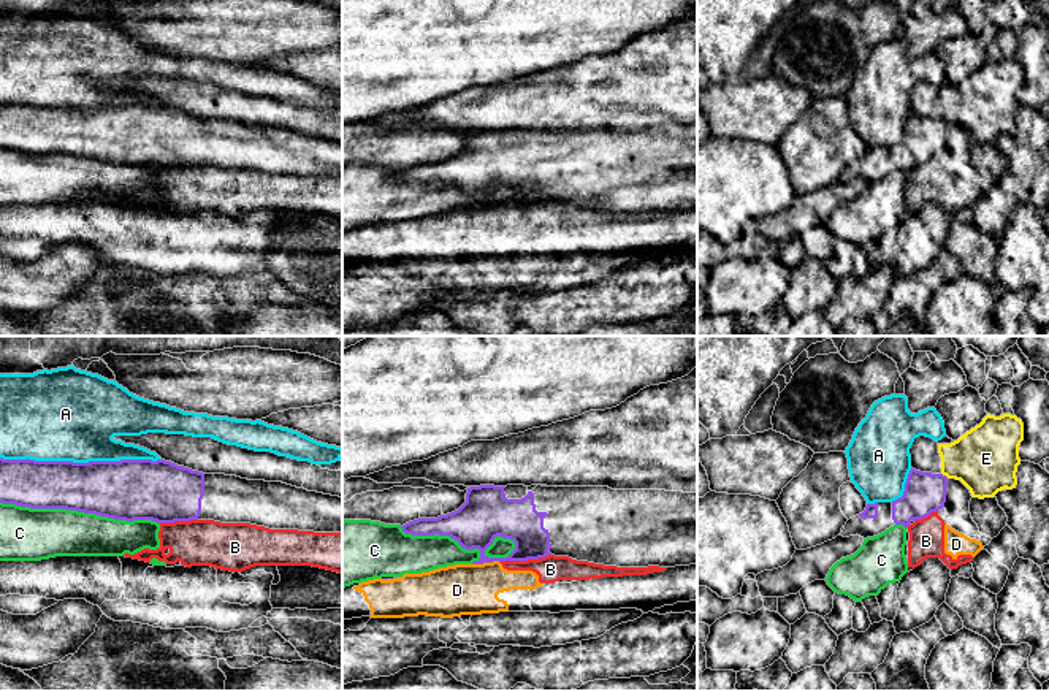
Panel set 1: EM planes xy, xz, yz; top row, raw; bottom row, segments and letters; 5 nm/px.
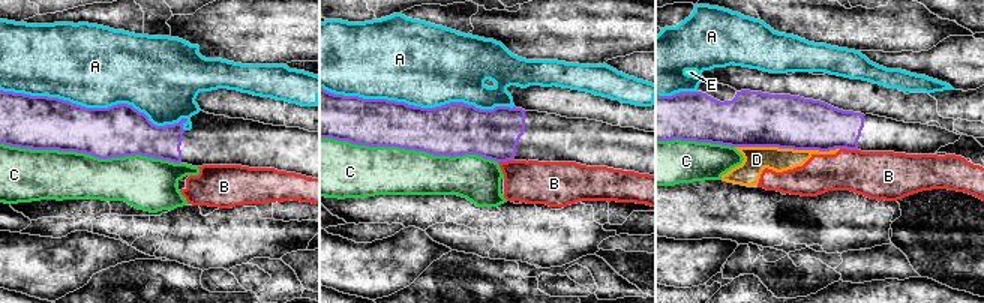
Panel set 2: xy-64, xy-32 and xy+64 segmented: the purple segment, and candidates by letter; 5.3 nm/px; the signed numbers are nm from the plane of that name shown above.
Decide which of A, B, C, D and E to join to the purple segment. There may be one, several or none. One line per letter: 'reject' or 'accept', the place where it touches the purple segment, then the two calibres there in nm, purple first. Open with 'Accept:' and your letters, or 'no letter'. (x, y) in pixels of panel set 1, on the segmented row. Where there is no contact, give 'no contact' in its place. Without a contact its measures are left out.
Accept: no letter
A: reject | xy (81, 463) | 300/460 nm
B: reject | xz (525, 560) | 200/140 nm
C: reject | xy (80, 511) | 300/260 nm
D: reject | xz (485, 561) | 260/260 nm
E: reject | yz (945, 476) | 200/320 nm

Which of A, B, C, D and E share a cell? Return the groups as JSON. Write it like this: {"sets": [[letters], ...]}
{"sets": [["A"], ["B", "D"], ["C"], ["E"]]}

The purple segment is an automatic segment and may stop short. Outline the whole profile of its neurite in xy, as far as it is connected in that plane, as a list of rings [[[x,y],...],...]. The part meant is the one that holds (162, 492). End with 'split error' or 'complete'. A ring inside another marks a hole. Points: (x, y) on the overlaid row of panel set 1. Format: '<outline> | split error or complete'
[[[0,458],[0,502],[30,509],[67,509],[114,520],[174,523],[214,520],[269,529],[342,533],[342,498],[282,482],[203,474],[165,460],[35,461]]] | split error

